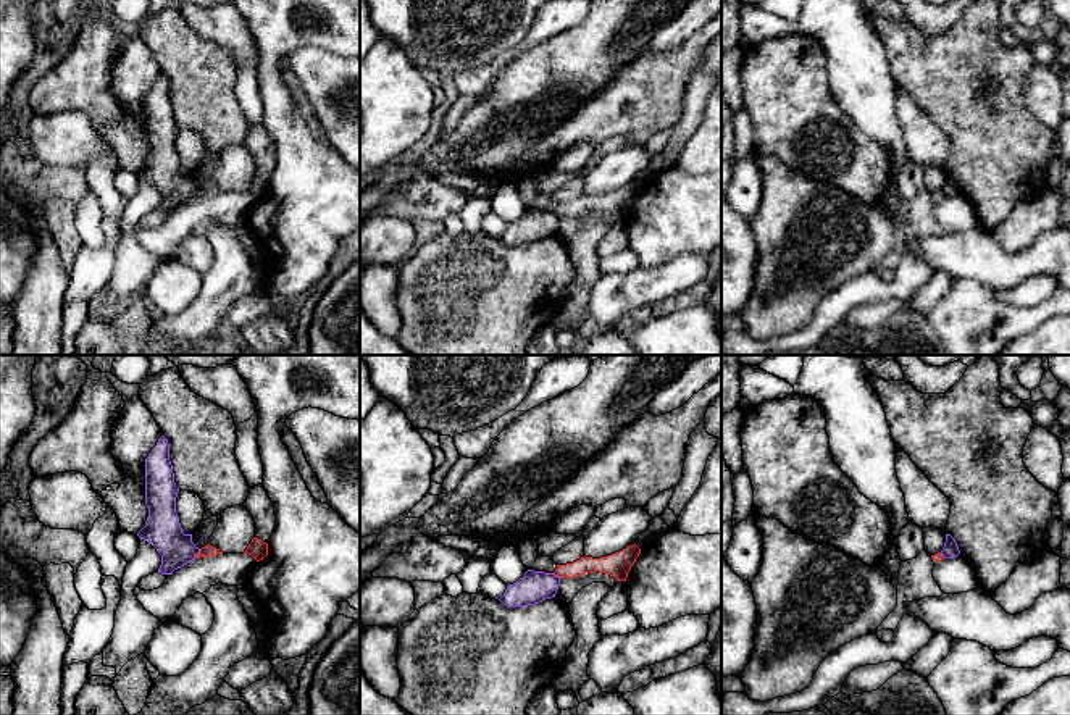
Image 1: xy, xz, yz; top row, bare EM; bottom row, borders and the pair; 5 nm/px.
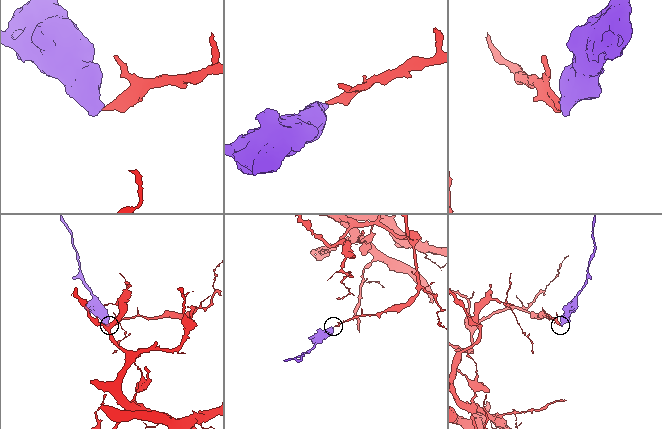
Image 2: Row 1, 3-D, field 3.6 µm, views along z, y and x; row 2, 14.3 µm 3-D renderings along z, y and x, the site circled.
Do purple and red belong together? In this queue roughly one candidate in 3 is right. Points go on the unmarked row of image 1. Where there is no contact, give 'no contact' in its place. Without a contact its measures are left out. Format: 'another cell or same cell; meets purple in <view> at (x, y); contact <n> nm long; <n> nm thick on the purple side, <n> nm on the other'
another cell; meets purple in xy at (197, 191); contact 60 nm long; 180 nm thick on the purple side, 60 nm on the other

